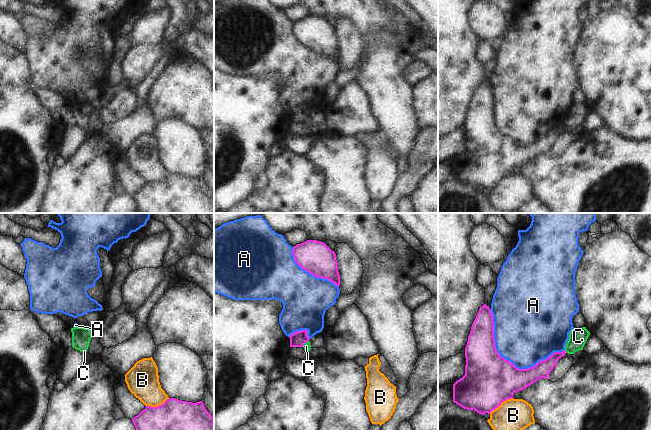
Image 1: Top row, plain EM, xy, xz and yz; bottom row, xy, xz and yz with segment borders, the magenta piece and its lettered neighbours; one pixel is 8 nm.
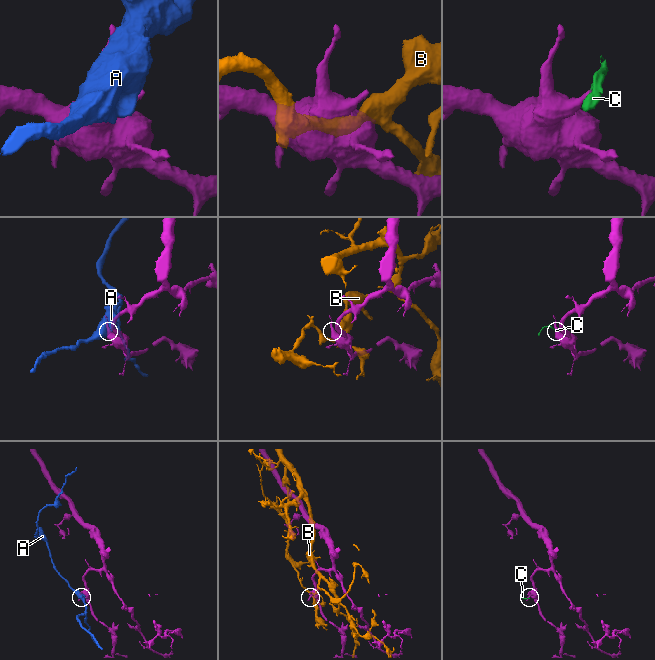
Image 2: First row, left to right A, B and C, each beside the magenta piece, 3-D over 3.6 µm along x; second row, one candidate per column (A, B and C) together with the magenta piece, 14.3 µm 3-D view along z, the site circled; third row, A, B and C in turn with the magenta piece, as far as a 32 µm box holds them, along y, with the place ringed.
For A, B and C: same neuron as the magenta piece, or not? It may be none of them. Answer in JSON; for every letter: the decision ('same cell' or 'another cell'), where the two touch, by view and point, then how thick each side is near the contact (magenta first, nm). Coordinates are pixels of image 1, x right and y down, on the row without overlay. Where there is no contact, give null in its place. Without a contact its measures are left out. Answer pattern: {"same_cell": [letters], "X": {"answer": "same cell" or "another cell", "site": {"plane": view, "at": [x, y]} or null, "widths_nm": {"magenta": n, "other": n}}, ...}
{"same_cell": [], "A": {"answer": "another cell", "site": {"plane": "yz", "at": [509, 137]}, "widths_nm": {"magenta": 400, "other": 480}}, "B": {"answer": "another cell", "site": {"plane": "yz", "at": [500, 180]}, "widths_nm": {"magenta": 400, "other": 280}}, "C": {"answer": "another cell", "site": {"plane": "xz", "at": [305, 118]}, "widths_nm": {"magenta": 120, "other": 60}}}

